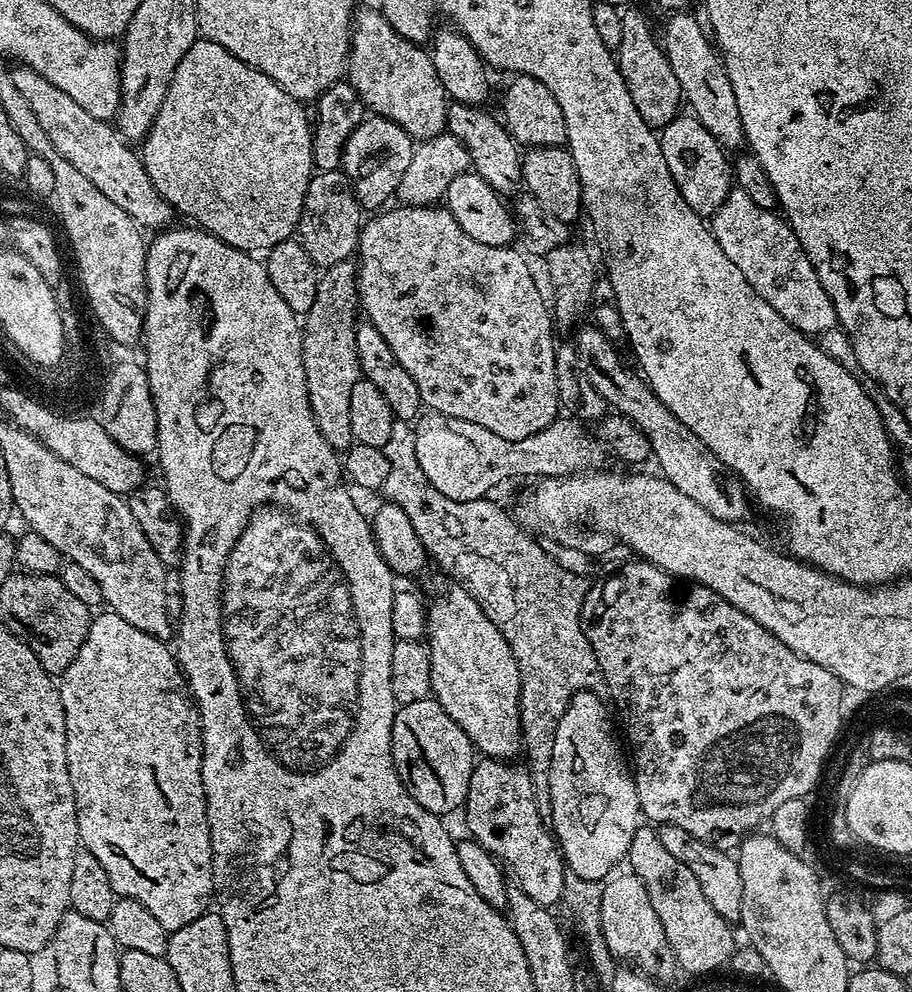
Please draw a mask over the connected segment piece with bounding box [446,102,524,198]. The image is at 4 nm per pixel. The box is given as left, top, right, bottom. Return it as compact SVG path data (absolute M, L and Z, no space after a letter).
M449 103L446 132L464 143L472 159L474 171L486 178L486 182L490 182L490 186L500 193L501 197L508 198L508 195L511 197L522 188L522 152L503 123L497 117L495 120L490 113L483 112L484 110L474 104Z

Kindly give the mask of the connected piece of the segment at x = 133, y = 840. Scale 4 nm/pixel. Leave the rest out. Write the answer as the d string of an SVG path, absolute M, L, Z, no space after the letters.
M104 610L93 615L92 625L86 634L86 642L82 642L82 650L74 654L74 662L70 662L70 666L59 677L58 687L62 698L62 710L66 714L66 766L70 766L70 782L74 786L74 802L83 851L94 854L94 858L102 862L102 870L106 870L106 878L110 878L110 886L117 897L125 896L142 902L142 906L146 906L146 910L150 910L150 914L158 918L158 922L167 933L182 930L182 926L187 926L189 922L194 922L194 918L209 911L210 904L207 904L207 900L208 896L210 900L213 895L214 885L210 826L202 786L204 734L200 731L200 710L180 670L179 660L165 641L146 634L146 630L130 626L130 622L126 622L126 618L122 618L117 612Z

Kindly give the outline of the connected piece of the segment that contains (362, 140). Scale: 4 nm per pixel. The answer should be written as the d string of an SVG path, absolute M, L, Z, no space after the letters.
M375 114L365 118L356 127L354 134L350 134L344 147L342 171L352 183L361 209L383 209L395 197L398 182L402 182L402 173L406 171L406 166L410 166L413 147L414 137L406 134L406 130L398 126L398 122L390 122L390 118L382 118Z

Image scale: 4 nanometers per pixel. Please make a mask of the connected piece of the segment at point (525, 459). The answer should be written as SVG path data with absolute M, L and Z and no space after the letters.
M433 411L421 415L414 427L414 454L418 454L422 474L426 474L438 494L446 494L446 498L454 498L454 502L485 499L495 484L515 476L574 476L596 470L606 457L599 439L593 433L591 436L584 429L587 427L575 418L557 418L546 430L538 430L538 434L521 440L498 438L498 434L486 430L486 426Z

